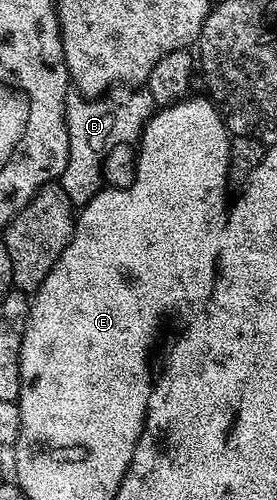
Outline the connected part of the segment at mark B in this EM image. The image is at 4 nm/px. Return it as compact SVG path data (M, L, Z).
M117 85L95 97L69 94L68 102L64 104L64 120L68 123L68 160L58 182L66 197L70 197L73 208L85 207L99 193L102 175L98 164L105 153L114 149L114 145L139 140L153 110L154 104L148 90L132 85Z

